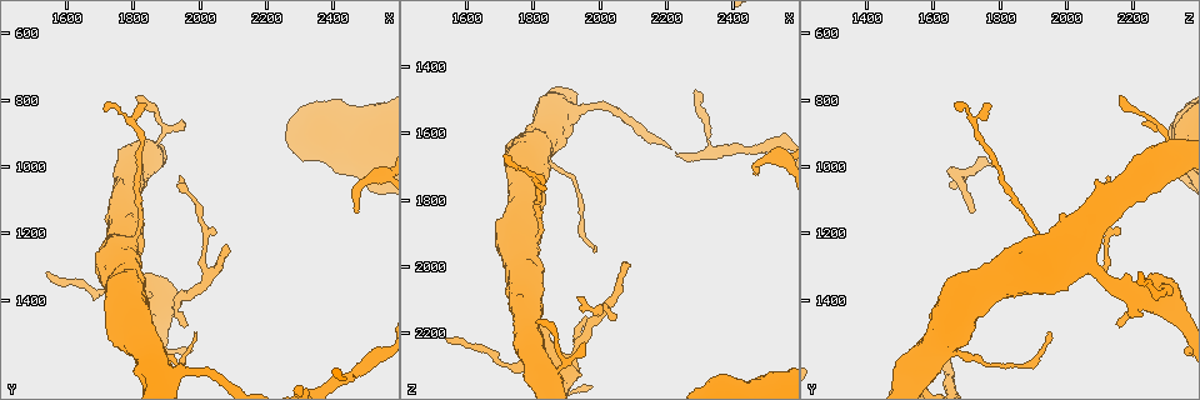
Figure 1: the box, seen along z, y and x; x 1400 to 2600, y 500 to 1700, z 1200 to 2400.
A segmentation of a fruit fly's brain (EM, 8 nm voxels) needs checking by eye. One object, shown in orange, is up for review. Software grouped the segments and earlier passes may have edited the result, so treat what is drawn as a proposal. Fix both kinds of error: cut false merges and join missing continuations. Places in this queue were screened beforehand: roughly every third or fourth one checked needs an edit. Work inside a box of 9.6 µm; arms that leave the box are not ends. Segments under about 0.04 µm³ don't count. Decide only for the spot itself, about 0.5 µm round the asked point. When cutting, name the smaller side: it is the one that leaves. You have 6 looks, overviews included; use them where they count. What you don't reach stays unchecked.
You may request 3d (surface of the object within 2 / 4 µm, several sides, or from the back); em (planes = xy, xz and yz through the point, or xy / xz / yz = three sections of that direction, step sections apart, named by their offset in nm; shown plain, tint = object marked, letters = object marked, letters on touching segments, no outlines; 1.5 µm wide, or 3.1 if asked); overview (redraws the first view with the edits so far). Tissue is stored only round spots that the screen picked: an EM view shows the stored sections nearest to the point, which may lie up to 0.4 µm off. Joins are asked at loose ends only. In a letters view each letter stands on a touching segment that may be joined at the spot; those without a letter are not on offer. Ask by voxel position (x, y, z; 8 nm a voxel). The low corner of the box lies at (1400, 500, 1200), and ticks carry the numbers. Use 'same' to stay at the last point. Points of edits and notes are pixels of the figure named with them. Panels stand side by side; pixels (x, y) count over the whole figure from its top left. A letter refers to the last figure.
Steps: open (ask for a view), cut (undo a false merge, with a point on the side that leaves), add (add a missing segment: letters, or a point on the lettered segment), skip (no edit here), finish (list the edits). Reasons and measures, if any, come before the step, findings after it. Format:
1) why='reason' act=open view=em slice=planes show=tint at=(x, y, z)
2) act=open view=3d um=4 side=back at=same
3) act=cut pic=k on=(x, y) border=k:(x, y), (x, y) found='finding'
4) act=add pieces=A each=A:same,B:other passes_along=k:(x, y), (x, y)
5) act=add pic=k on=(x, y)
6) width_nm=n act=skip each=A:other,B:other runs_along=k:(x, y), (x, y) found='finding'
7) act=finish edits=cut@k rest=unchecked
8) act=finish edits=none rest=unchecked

why='an open end' act=open view=em slice=yz step=8 show=tint at=(1540, 1310, 2220)

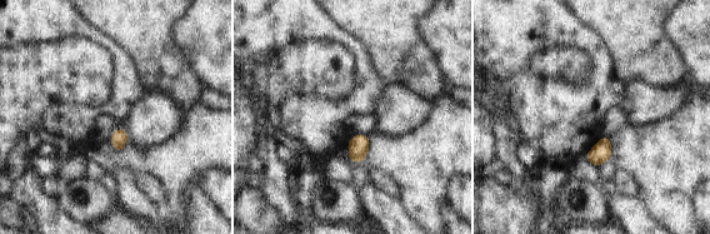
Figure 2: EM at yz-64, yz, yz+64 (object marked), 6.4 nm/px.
act=open view=em slice=planes show=letters at=same

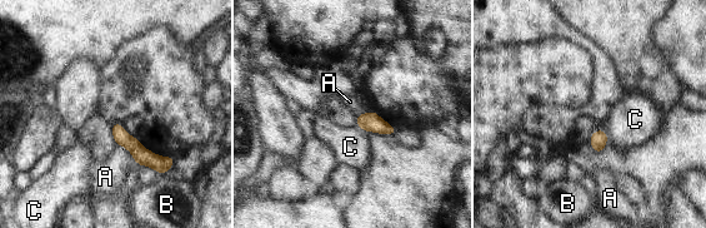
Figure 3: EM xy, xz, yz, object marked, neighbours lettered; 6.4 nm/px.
act=skip each=A:other,B:other,C:other border=3:(605, 130), (607, 142) found='none of them fits'

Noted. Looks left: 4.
why='thick turns thin' act=open view=em slice=planes show=letters at=(1800, 1220, 1920)

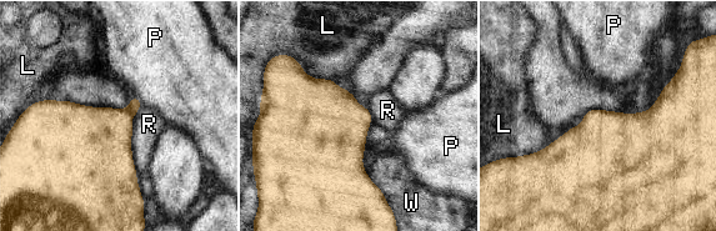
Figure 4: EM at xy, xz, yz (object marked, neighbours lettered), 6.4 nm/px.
width_nm=380 longest_contact=L:260nm act=skip each=L:other,P:other,R:other,W:other found='all the same neuron'

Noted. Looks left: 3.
why='free end' act=open view=3d um=4 at=(2080, 1230, 1990)

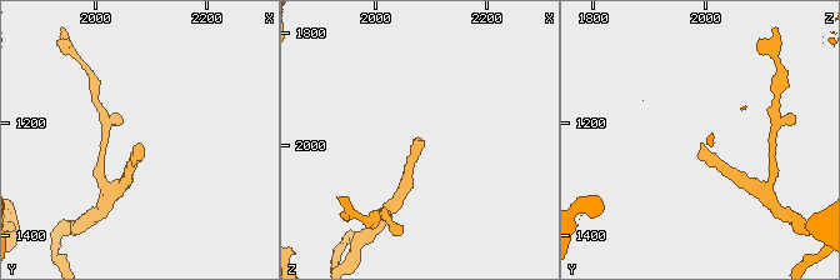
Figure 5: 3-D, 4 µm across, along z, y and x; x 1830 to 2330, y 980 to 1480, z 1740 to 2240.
why='shape alone is not enough' act=open view=em slice=planes show=letters at=(2085, 1235, 1995)

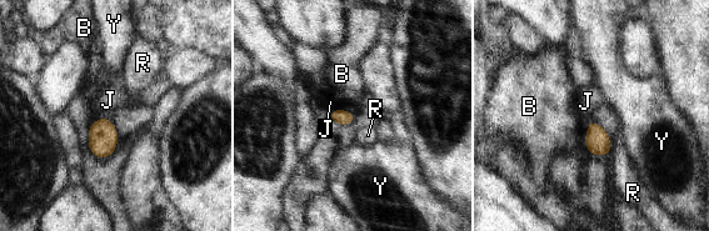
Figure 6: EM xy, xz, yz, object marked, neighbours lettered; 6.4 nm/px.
act=skip each=B:other,J:other,R:other,Y:other border=6:(593, 119), (585, 135), (589, 155) found='none of them fits'

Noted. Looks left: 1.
act=finish edits=none rest=unchecked

